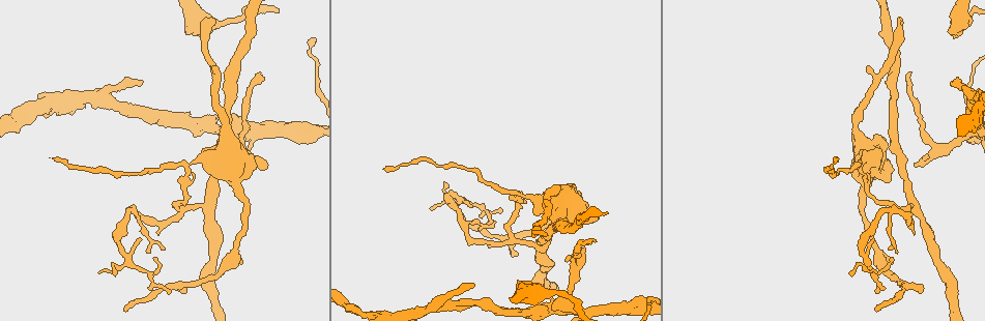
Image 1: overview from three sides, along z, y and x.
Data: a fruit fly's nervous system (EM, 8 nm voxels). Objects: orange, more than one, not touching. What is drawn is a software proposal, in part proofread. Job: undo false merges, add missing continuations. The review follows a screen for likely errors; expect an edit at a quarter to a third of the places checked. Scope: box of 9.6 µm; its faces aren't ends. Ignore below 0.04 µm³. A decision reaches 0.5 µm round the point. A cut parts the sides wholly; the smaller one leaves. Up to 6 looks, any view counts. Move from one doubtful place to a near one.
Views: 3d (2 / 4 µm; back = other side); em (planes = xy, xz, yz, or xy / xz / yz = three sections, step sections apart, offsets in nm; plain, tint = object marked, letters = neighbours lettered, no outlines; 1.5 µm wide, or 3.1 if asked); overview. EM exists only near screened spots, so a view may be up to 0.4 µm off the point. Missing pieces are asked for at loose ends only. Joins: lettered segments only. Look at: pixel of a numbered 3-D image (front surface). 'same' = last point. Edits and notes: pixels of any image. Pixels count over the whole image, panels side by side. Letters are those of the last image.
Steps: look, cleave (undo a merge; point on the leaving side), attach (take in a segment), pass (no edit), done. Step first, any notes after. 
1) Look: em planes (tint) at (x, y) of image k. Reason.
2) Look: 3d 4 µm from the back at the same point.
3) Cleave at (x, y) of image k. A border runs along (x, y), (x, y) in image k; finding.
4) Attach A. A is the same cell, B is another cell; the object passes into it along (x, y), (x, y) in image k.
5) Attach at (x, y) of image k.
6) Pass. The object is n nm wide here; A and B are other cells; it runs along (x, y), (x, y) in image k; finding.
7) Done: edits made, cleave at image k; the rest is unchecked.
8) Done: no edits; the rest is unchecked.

Look: em planes (letters) at (472, 283) of image 1. An open end.

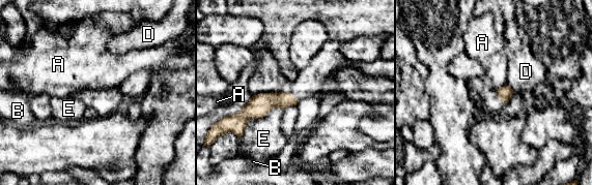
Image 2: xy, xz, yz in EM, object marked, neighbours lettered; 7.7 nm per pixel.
Pass. The longest contact is with E, 400 nm; A, B, D and E are other cells; a border runs along (505, 84), (498, 89) in image 2; none of them fits.

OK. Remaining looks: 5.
Look: 3d 2 µm at (917, 163) of image 1.

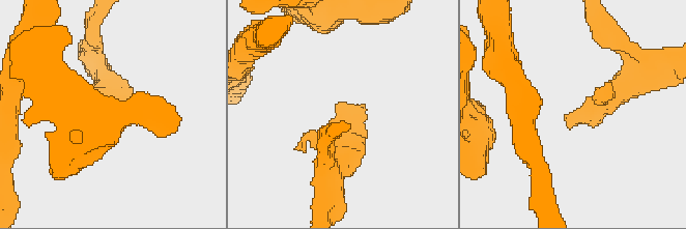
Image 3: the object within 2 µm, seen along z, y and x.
Look: em planes (letters) at (570, 112) of image 3. Now the EM.

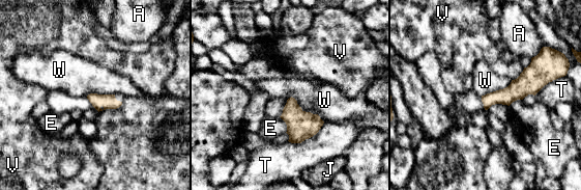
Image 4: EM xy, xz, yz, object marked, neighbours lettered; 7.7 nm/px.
Pass. A, E, J, T, V and W are other cells; a border runs along (287, 99), (324, 121) in image 4; none of them fits.

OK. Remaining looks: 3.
Look: 3d 2 µm from the back at (259, 71) of image 1. Branch stops here.

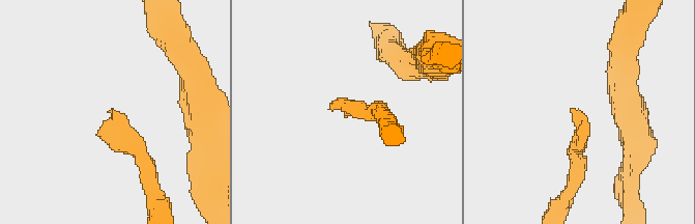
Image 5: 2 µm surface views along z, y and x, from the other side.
Look: em planes (plain) at (112, 109) of image 5. Need the tissue.

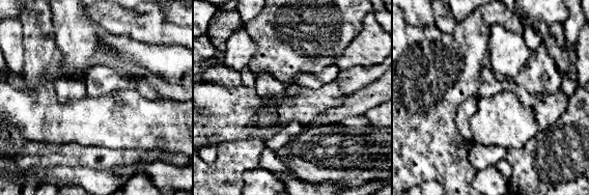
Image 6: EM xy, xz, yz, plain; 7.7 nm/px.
Look: em planes (letters) at the same point. See the neighbours.

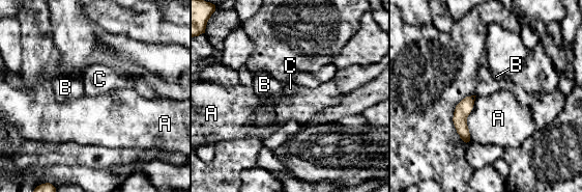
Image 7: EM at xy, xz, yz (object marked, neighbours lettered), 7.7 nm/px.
Pass. A, B and C are other cells; a border runs along (476, 96), (467, 117), (469, 140) in image 7; none of them fits.

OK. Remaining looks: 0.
Done: no edits; the rest is unchecked.

